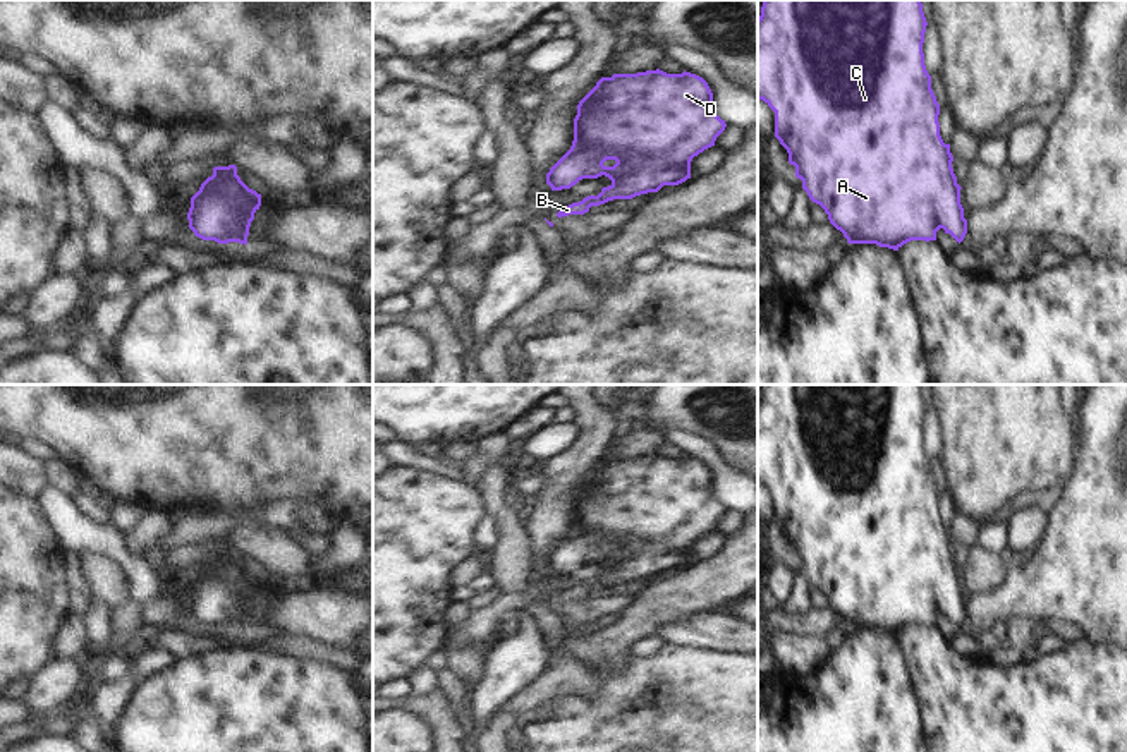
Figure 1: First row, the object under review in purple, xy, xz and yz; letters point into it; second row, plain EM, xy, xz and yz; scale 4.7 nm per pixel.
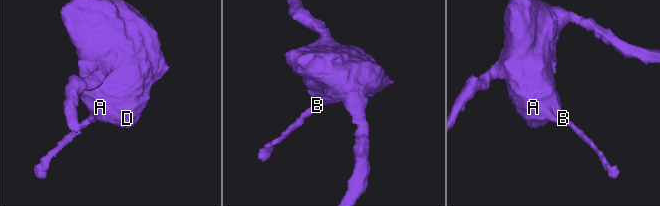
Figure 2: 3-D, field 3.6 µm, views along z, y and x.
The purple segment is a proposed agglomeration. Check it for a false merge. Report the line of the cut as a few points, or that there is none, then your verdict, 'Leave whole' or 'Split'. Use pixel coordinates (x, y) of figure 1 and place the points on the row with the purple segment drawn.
No split. Leave whole.

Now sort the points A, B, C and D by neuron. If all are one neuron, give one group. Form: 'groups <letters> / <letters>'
groups A B C D

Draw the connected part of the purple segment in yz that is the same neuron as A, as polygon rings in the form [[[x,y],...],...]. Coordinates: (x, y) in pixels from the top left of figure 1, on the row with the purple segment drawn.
[[[763,0],[758,17],[758,100],[775,112],[775,137],[789,153],[789,163],[795,167],[795,177],[809,199],[819,204],[830,223],[844,233],[849,244],[876,244],[899,251],[911,240],[936,240],[940,228],[959,244],[967,233],[967,220],[960,204],[960,185],[952,168],[950,144],[940,136],[940,105],[931,89],[931,76],[924,65],[926,17],[921,0]]]

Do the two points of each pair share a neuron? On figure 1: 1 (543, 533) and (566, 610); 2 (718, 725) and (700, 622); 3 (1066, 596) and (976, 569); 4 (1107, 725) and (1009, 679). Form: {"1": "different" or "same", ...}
{"1": "same", "2": "different", "3": "different", "4": "same"}

